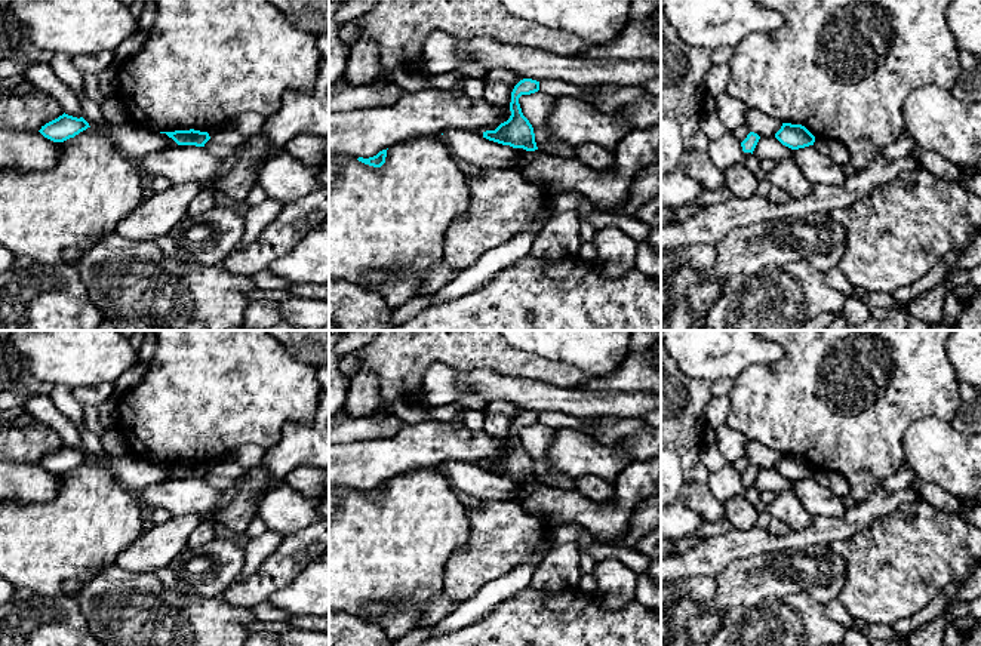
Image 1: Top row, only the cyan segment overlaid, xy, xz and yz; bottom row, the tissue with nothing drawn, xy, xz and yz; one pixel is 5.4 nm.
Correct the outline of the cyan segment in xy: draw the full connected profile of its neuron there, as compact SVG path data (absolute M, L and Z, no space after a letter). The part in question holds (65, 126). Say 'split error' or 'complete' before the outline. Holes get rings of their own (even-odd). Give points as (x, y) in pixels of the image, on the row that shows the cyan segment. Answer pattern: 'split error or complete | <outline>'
complete | M64 113L58 119L41 126L39 132L53 142L64 142L87 127L90 126L83 117L77 119Z

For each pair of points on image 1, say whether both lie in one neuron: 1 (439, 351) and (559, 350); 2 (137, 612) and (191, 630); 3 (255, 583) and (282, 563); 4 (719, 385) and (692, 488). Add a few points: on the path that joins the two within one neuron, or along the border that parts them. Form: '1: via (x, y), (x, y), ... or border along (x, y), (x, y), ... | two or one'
1: border along (510, 345), (553, 362) | two
2: via (150, 625), (178, 625) | one
3: via (261, 580), (276, 569) | one
4: border along (710, 384), (710, 391), (715, 396) | two

